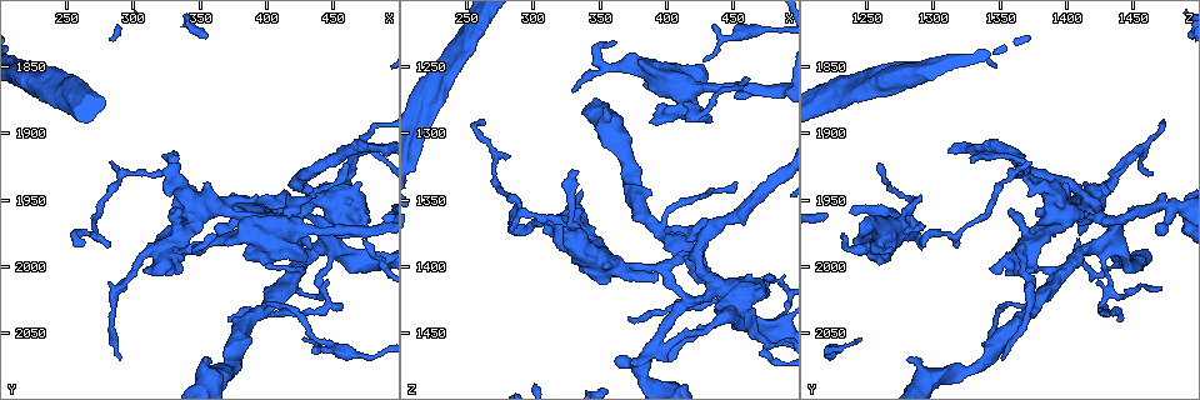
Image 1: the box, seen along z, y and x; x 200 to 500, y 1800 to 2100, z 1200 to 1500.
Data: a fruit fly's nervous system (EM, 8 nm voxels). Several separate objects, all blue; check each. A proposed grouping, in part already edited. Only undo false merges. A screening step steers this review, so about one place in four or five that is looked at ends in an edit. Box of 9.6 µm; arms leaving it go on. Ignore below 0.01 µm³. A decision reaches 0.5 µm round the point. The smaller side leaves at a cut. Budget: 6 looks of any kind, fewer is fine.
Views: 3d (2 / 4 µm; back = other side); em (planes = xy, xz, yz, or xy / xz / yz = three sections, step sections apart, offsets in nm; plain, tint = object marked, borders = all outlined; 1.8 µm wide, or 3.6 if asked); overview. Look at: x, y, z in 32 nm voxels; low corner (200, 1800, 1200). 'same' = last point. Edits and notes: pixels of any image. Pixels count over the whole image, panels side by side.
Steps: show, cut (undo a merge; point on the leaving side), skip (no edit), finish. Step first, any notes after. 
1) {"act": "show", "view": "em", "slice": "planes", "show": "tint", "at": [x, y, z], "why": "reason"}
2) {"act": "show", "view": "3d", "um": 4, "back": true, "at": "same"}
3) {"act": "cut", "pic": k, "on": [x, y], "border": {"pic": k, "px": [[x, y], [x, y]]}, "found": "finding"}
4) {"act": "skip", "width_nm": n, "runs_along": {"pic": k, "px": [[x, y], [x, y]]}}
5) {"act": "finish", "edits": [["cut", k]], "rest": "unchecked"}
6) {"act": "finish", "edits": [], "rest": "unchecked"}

{"act": "show", "view": "em", "slice": "yz", "step": 8, "show": "tint", "at": [352, 1986, 1248]}

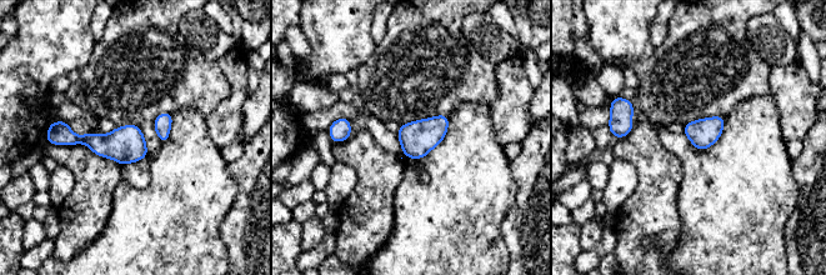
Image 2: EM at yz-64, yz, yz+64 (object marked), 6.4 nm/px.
{"act": "show", "view": "em", "slice": "planes", "show": "tint", "at": "same"}

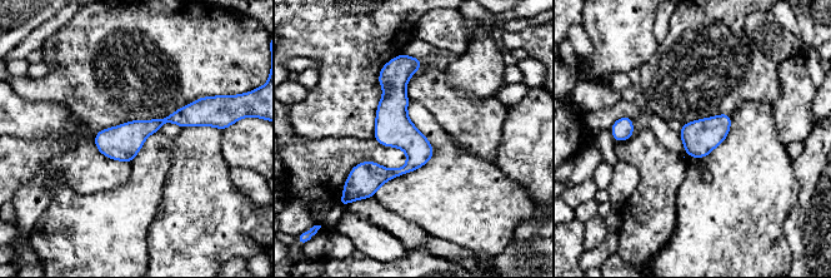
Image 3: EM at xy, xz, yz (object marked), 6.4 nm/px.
{"act": "skip", "found": "continuous, no second neuron"}

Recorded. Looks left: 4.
{"act": "show", "view": "3d", "um": 2, "at": [472, 2068, 1224], "why": "calibre changes"}

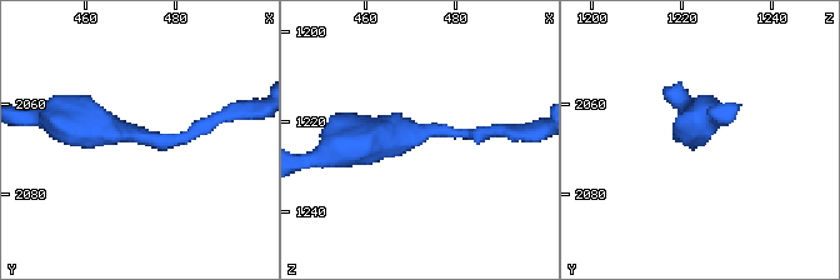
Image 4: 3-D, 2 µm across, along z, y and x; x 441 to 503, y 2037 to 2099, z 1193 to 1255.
{"act": "show", "view": "em", "slice": "yz", "step": 16, "show": "tint", "at": [471, 2067, 1224], "why": "need the tissue"}

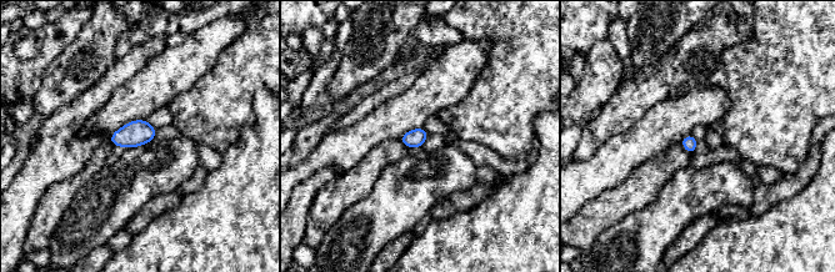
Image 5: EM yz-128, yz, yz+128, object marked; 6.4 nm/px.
{"act": "skip", "found": "continuous, no second neuron"}

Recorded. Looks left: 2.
{"act": "show", "view": "3d", "um": 4, "at": [390, 1960, 1458], "why": "arms part here"}

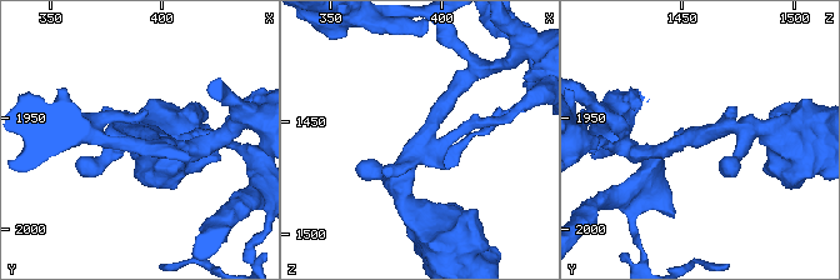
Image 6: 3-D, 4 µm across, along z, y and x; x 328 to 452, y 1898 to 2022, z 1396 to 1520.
{"act": "show", "view": "em", "slice": "planes", "show": "tint", "at": [392, 1959, 1458], "arms": 3, "why": "shape alone is not enough"}

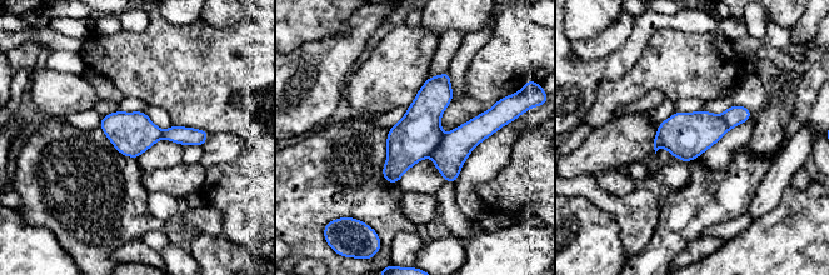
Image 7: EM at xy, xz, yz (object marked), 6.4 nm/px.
{"act": "cut", "pic": 7, "on": [457, 145], "width_nm": 280, "border": {"pic": 7, "px": [[443, 136], [442, 141], [430, 154]]}, "found": "two neurons meet here"}

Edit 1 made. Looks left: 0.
{"act": "finish", "edits": [["cut", 7]], "rest": "unchecked"}

